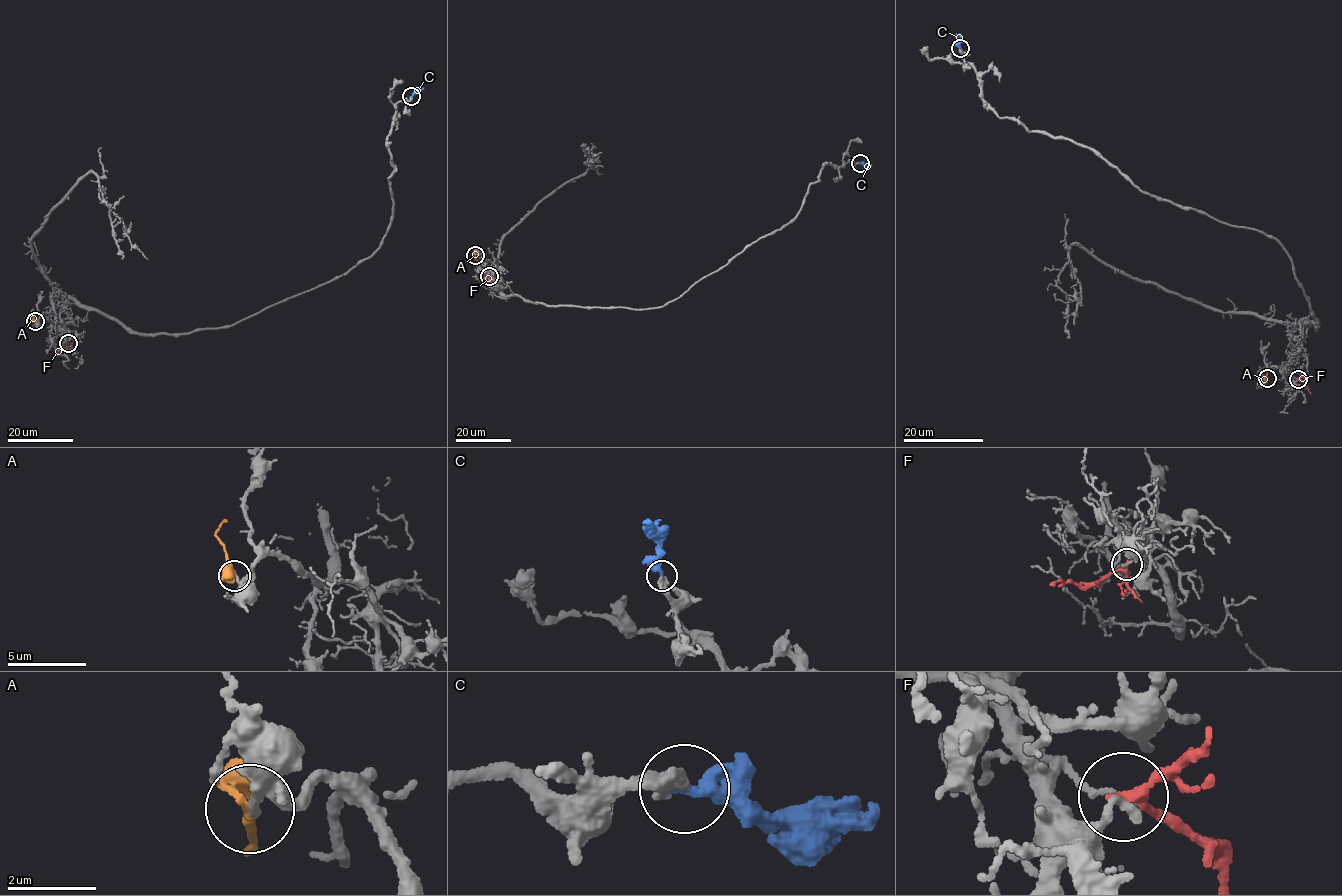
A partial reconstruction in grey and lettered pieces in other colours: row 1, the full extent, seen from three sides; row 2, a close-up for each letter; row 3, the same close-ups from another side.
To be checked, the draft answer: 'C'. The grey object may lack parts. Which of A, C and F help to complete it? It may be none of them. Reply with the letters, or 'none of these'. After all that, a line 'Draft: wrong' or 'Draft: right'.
C
Draft: right

